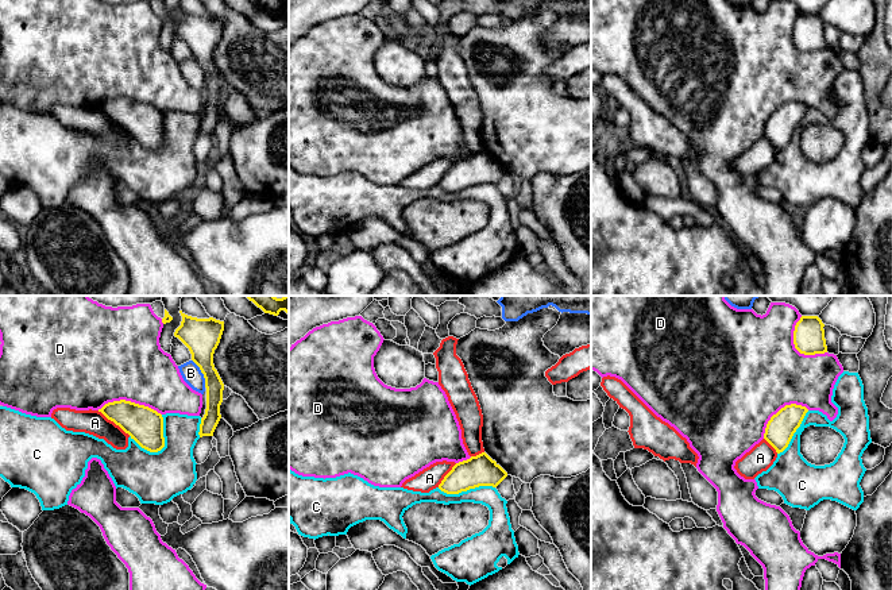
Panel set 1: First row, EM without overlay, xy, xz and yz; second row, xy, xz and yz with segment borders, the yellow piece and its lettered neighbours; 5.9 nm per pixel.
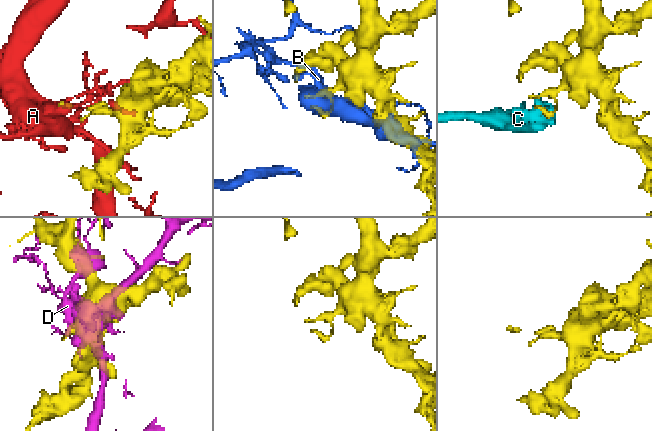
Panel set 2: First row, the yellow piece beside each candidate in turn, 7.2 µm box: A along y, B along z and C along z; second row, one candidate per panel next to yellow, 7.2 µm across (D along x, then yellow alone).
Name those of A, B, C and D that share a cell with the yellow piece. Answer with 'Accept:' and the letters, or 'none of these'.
Accept: none of these

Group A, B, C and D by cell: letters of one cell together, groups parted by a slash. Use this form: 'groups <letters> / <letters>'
groups A / B / C / D

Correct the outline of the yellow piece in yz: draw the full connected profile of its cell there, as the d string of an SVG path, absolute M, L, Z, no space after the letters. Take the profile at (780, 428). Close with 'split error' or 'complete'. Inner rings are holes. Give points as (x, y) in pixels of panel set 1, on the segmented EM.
M791 404L785 405L771 417L765 428L764 439L777 454L788 447L807 412L808 409L806 406Z | complete

